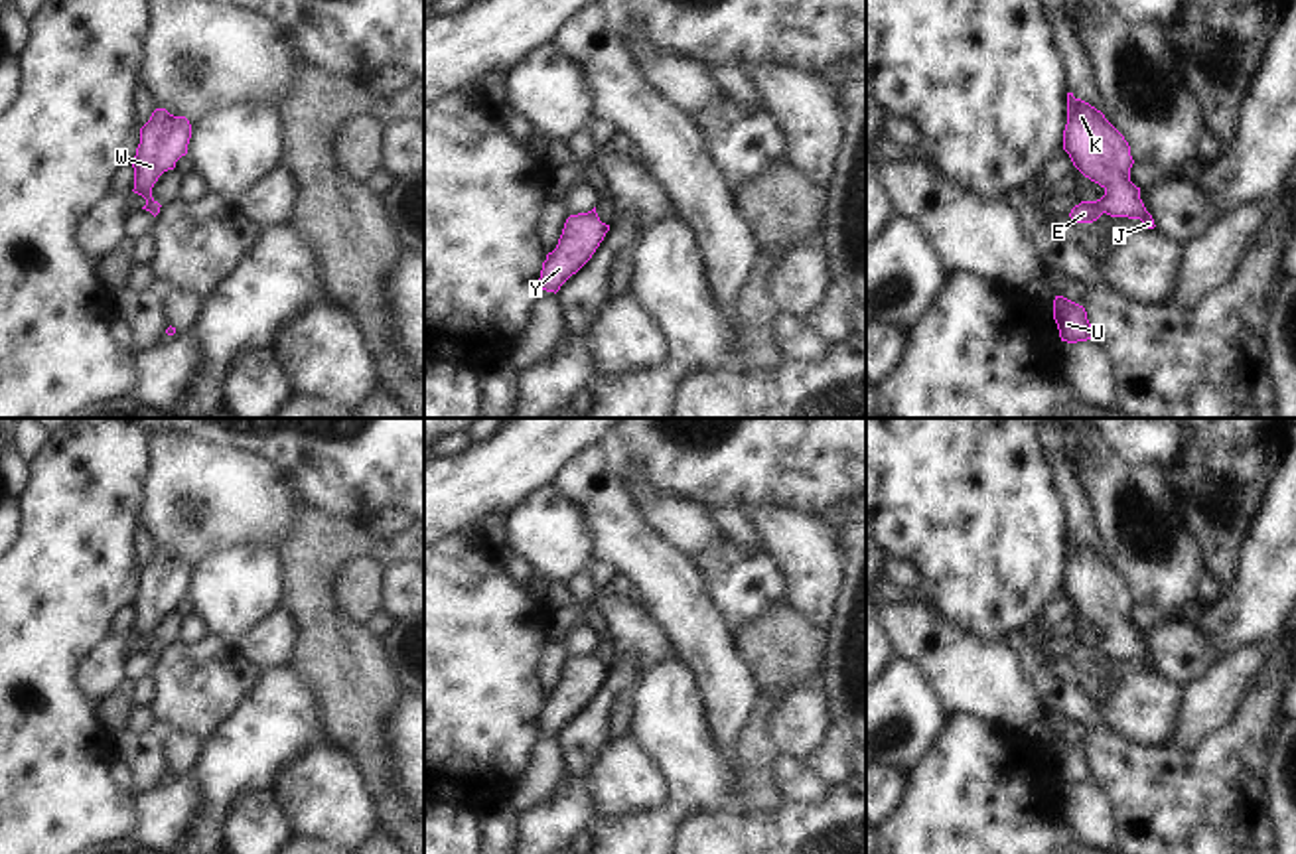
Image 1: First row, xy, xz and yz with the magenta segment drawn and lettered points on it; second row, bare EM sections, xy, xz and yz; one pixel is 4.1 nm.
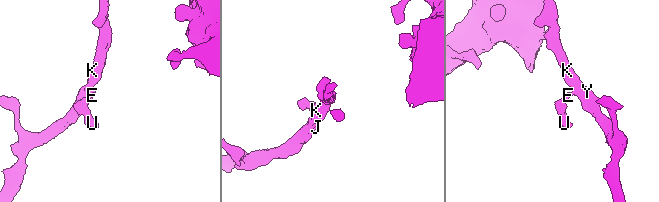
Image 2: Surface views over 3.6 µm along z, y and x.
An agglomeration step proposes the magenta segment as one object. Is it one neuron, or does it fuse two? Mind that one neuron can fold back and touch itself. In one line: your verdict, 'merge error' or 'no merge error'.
no merge error

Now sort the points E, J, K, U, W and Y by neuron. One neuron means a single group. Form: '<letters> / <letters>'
E J K U W Y

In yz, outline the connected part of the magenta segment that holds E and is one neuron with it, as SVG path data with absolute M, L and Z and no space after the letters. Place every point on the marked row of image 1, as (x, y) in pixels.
M1067 93L1067 124L1063 150L1073 166L1105 189L1097 201L1081 201L1069 213L1071 221L1093 223L1103 213L1140 219L1140 229L1154 229L1154 219L1140 199L1140 187L1130 181L1134 164L1124 136L1101 110Z

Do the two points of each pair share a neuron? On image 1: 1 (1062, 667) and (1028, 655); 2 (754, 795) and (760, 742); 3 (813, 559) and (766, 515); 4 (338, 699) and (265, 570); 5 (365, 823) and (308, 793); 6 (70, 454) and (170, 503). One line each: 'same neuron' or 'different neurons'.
1: different neurons
2: same neuron
3: same neuron
4: different neurons
5: same neuron
6: different neurons

